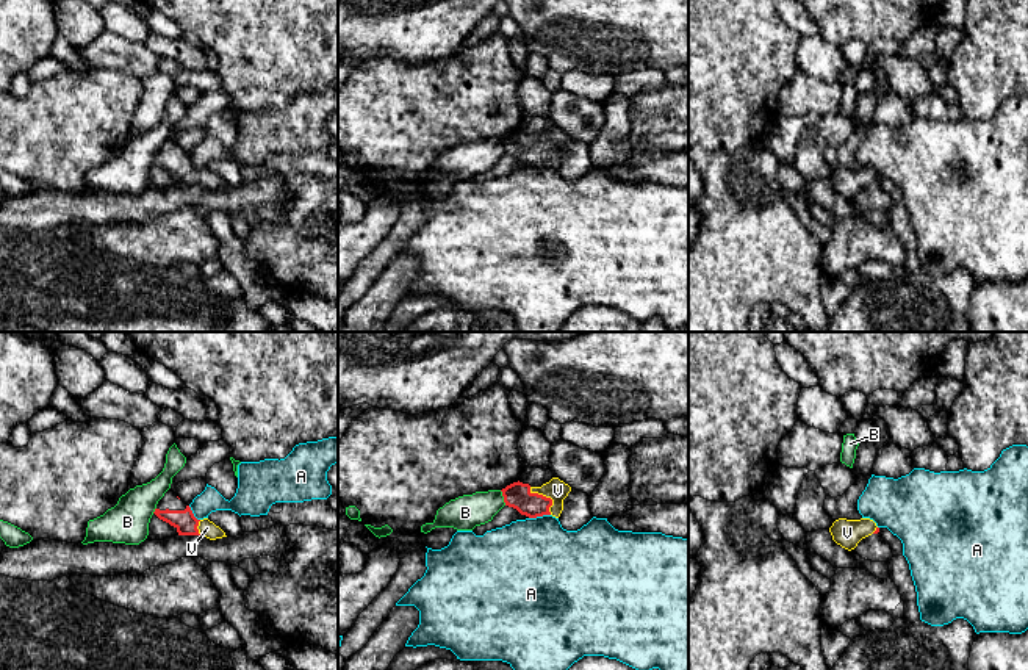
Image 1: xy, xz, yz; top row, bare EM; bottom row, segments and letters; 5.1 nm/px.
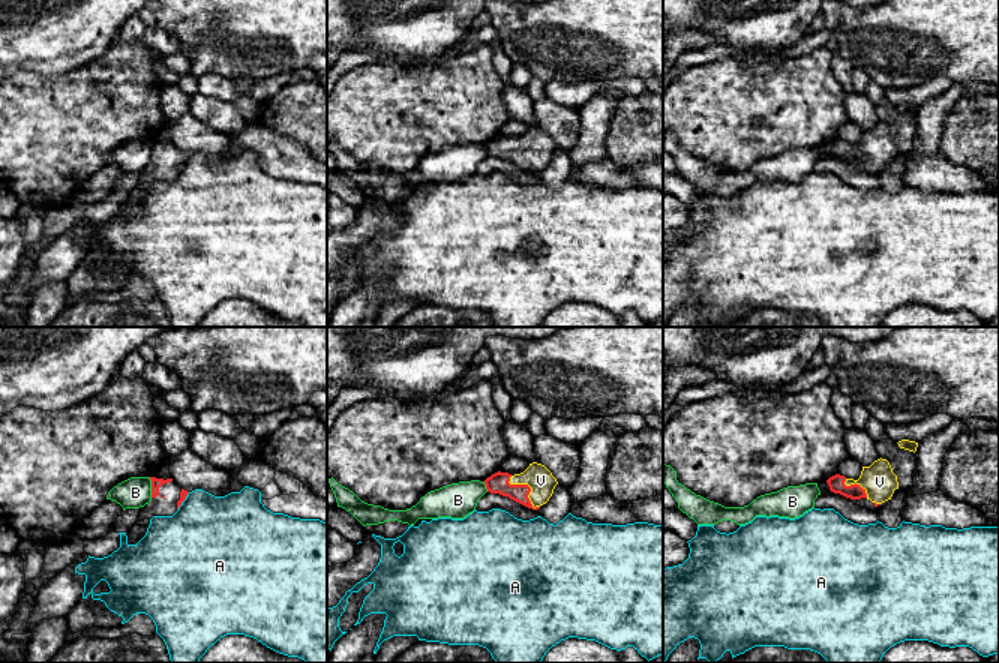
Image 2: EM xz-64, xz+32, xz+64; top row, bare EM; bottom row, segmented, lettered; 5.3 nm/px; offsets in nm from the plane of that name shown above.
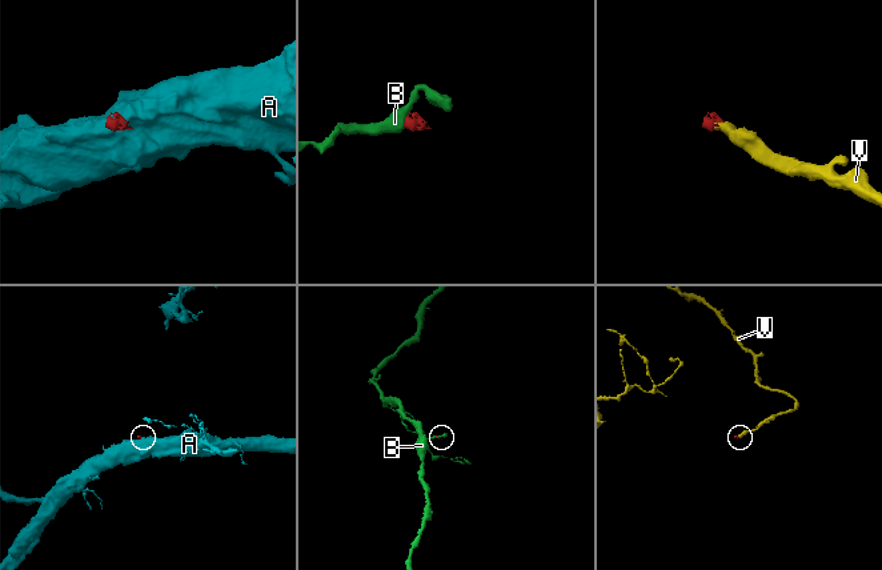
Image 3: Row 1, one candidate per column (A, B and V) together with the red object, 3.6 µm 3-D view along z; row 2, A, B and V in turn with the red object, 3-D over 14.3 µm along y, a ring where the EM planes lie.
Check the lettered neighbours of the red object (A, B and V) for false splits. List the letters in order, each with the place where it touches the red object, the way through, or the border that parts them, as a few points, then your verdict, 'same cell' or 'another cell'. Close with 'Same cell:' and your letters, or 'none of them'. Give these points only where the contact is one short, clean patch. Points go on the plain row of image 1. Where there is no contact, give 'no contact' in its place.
A: meets red in xz at (539, 165); border along xz (549, 163), (529, 168); another cell
B: meets red in xz at (504, 147); border along xz (499, 140), (506, 154); another cell
V: meets red in xz at (545, 146); runs through xz (517, 144), (545, 146), (557, 140); same cell
Same cell: V

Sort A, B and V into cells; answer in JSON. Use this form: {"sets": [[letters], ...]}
{"sets": [["A"], ["B"], ["V"]]}

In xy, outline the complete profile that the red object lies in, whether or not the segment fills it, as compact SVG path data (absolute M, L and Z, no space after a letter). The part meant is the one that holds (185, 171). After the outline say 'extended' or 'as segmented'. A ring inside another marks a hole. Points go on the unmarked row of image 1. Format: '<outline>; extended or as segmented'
M171 139L158 150L153 163L174 175L178 185L203 185L210 189L227 186L225 182L208 168L197 169L191 157Z; extended

